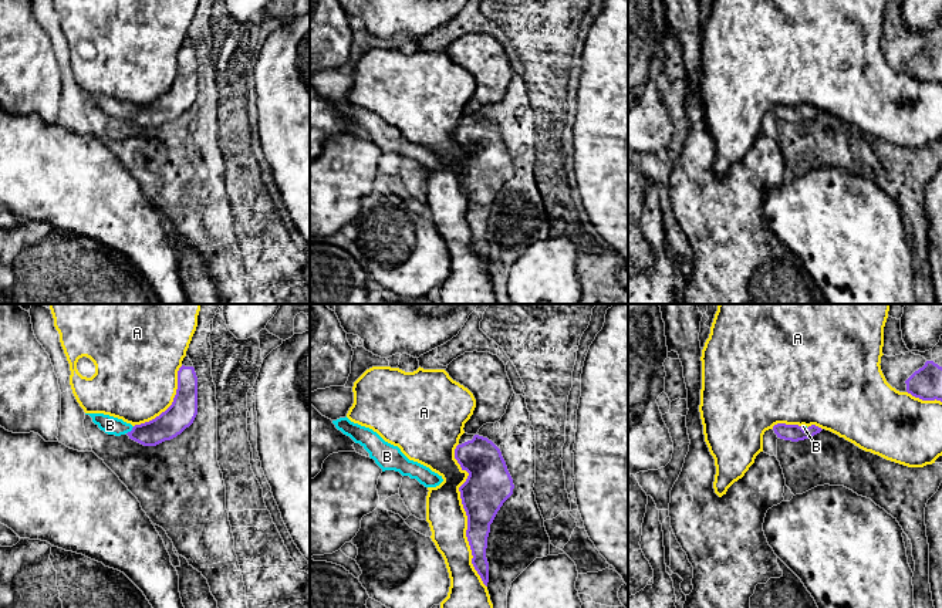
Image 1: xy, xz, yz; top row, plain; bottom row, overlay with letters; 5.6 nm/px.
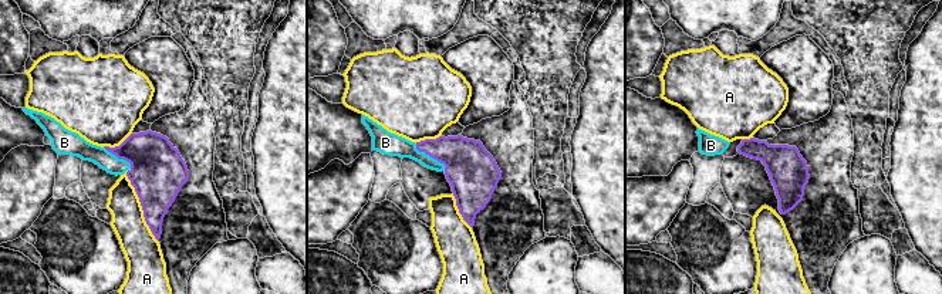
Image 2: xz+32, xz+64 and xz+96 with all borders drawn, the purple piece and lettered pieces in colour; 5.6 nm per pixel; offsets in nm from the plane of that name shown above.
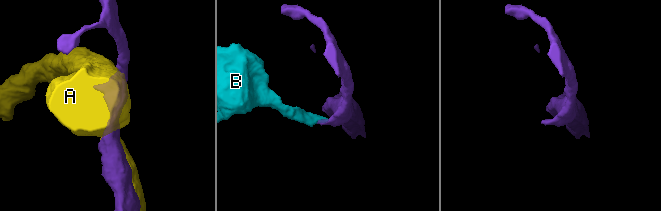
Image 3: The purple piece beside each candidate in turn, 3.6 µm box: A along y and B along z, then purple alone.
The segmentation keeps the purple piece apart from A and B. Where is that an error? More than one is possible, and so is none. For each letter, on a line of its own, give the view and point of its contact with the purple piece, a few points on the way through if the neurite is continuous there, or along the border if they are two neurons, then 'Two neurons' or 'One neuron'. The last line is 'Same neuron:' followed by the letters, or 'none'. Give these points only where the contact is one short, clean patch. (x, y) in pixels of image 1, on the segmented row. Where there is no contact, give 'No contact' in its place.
A: Touches purple at xz (466, 514). Two neurons
B: Touches purple at xy (131, 431). Path across: xy (174, 421), (156, 431), (131, 431), (110, 425). One neuron
Same neuron: B

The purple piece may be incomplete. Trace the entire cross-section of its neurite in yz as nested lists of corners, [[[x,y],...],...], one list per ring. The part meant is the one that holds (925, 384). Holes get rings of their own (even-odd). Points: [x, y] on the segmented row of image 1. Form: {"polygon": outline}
{"polygon": [[[926,361],[906,381],[906,392],[922,401],[942,402],[942,367],[933,361]]]}

